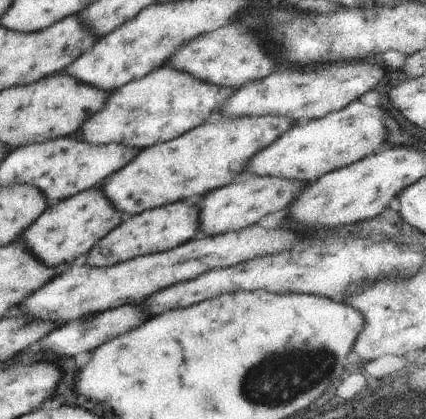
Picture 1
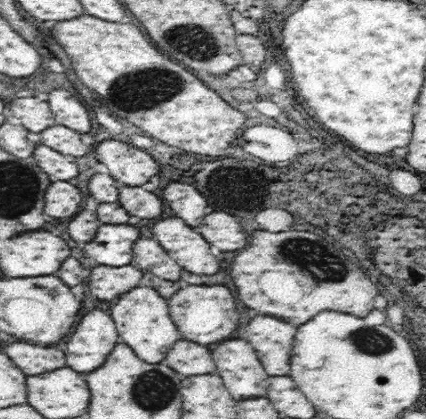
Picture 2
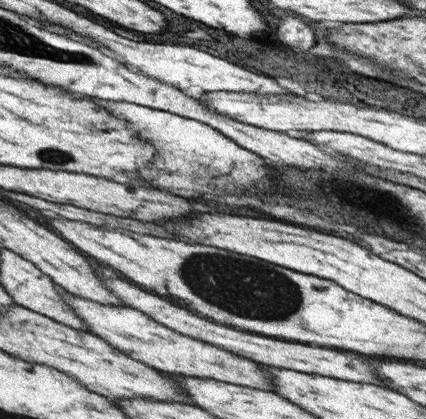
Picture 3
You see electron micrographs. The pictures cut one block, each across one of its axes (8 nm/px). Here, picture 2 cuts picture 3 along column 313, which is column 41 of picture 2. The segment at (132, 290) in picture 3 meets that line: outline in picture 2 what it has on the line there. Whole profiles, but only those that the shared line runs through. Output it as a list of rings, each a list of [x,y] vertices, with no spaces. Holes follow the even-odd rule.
[[[16,342],[6,346],[6,356],[26,374],[26,376],[38,376],[44,372],[52,372],[58,368],[64,368],[64,354],[56,348],[42,348],[26,342]]]

